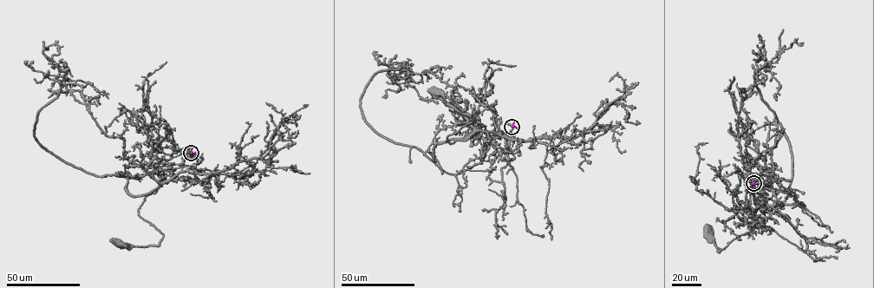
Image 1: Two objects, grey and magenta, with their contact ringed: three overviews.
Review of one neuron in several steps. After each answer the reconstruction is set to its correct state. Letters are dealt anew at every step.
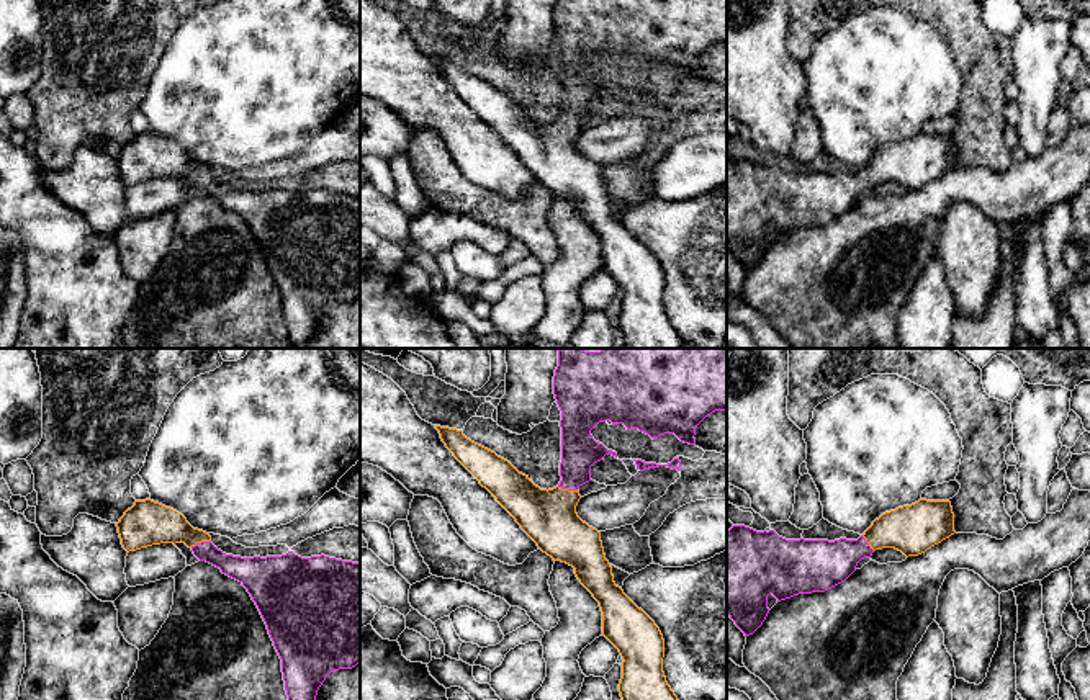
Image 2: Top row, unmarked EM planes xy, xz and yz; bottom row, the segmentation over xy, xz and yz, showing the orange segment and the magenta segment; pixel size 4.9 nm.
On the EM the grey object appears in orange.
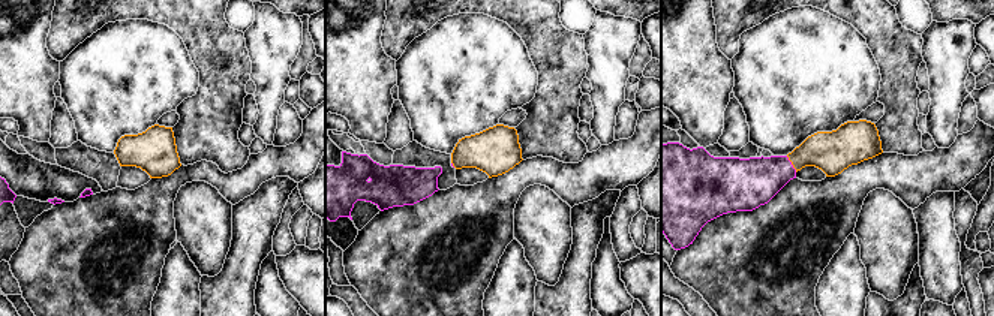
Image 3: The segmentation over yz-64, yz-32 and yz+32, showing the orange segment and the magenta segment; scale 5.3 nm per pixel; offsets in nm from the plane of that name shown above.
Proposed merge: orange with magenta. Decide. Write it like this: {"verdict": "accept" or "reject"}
{"verdict": "accept"}

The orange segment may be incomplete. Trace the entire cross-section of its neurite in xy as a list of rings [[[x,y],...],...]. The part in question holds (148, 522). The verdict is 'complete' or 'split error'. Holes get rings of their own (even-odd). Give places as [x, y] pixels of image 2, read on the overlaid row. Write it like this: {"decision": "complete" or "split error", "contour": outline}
{"decision": "split error", "contour": [[[151,499],[136,500],[116,523],[123,548],[136,551],[160,543],[185,543],[200,561],[239,581],[255,602],[282,659],[288,700],[316,700],[326,677],[360,664],[360,563],[329,556],[241,558],[211,543],[209,533],[193,528],[177,510]]]}

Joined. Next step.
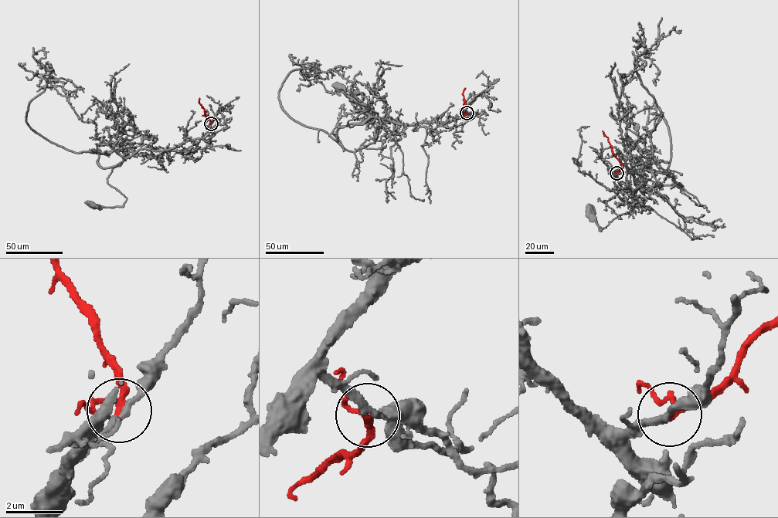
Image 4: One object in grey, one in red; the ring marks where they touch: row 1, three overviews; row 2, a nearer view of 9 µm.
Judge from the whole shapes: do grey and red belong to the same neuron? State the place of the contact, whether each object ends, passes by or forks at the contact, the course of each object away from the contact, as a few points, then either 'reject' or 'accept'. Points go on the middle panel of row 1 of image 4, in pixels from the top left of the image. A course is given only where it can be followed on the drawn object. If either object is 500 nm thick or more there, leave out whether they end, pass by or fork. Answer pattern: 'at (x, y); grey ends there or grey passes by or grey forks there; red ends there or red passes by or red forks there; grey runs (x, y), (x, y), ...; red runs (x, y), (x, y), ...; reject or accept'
at (467, 113); grey passes by; red passes by; grey runs (467, 113), (447, 122), (409, 125), (374, 116), (351, 127), (348, 121), (369, 109), (348, 97), (338, 85); red runs (467, 113), (464, 115), (462, 110), (465, 103), (462, 94), (465, 88); accept

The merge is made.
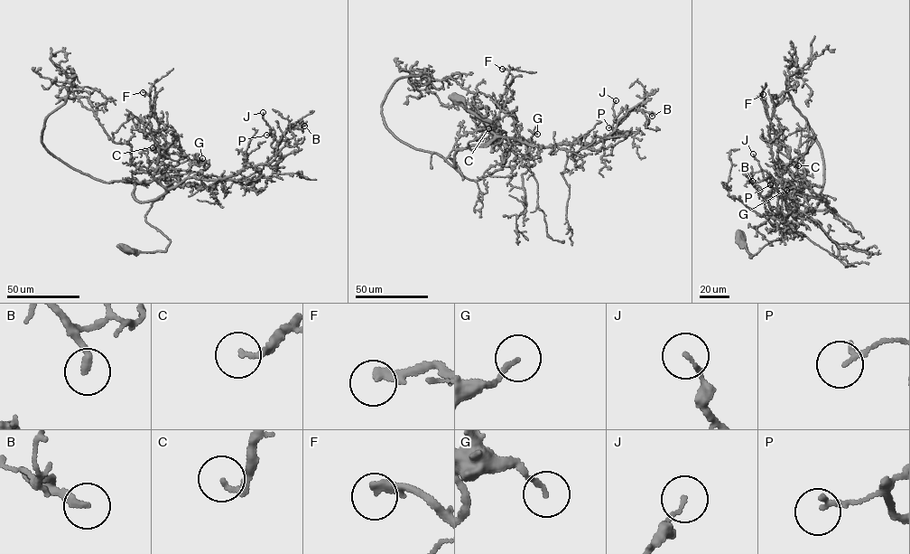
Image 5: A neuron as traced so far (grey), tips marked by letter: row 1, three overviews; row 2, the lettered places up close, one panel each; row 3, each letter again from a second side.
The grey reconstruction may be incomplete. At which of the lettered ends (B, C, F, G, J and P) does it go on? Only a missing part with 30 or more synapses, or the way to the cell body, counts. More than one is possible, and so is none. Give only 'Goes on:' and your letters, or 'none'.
Goes on: B, C, F

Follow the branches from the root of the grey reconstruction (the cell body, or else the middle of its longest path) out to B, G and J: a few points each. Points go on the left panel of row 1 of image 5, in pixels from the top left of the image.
B: (125, 249), (164, 251), (169, 239), (145, 220), (151, 203), (188, 178), (264, 164), (283, 133), (304, 126)
G: (125, 249), (166, 249), (169, 239), (147, 223), (145, 214), (151, 203), (188, 176), (195, 154), (202, 158)
J: (125, 249), (166, 249), (169, 239), (145, 214), (188, 178), (222, 179), (265, 163), (278, 144), (263, 112)

